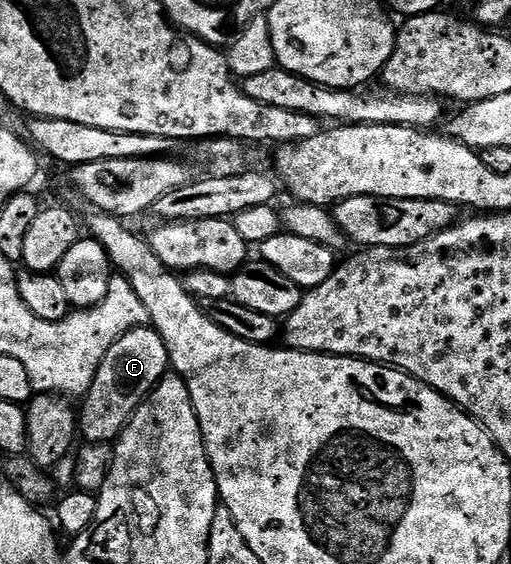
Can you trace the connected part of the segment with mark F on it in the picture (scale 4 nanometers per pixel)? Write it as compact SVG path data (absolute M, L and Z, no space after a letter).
M147 325L124 333L124 337L108 349L104 361L100 361L100 369L81 400L82 411L80 407L76 415L81 438L88 443L113 444L130 424L134 411L170 370L168 349L158 331Z

